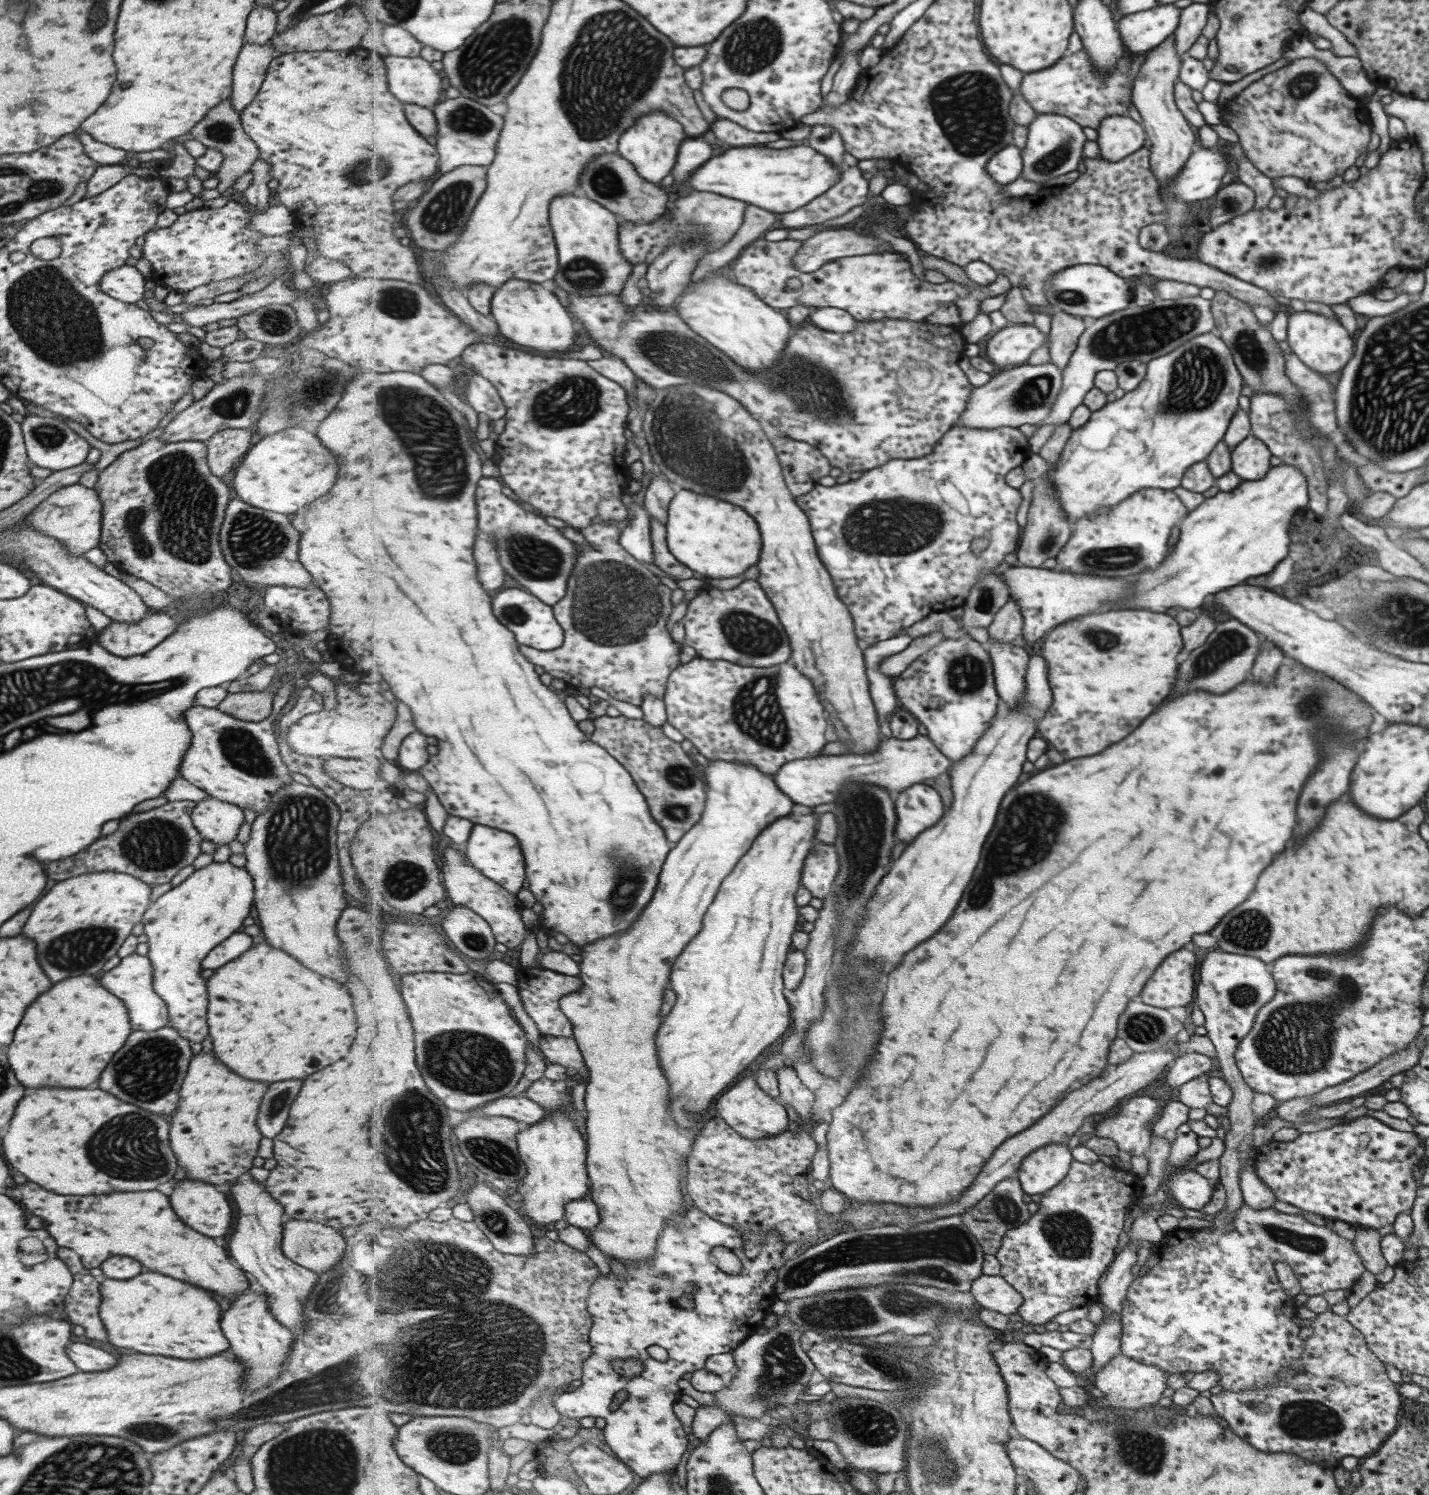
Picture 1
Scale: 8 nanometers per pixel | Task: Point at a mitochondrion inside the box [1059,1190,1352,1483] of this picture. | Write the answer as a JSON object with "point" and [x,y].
{"point":[1310,1420]}

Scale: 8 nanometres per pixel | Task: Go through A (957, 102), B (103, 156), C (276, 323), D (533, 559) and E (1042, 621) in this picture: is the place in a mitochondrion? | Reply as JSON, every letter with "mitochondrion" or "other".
{"A":"mitochondrion","B":"other","C":"mitochondrion","D":"mitochondrion","E":"other"}

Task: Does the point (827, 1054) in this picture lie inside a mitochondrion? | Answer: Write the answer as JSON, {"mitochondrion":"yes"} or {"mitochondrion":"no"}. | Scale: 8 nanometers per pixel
{"mitochondrion":"yes"}

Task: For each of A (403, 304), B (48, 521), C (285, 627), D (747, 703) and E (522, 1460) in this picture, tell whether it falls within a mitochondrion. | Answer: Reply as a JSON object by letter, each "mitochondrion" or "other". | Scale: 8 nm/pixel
{"A":"mitochondrion","B":"other","C":"other","D":"mitochondrion","E":"other"}

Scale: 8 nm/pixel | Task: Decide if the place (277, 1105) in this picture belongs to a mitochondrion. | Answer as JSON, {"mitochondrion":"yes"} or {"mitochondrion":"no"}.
{"mitochondrion":"yes"}

